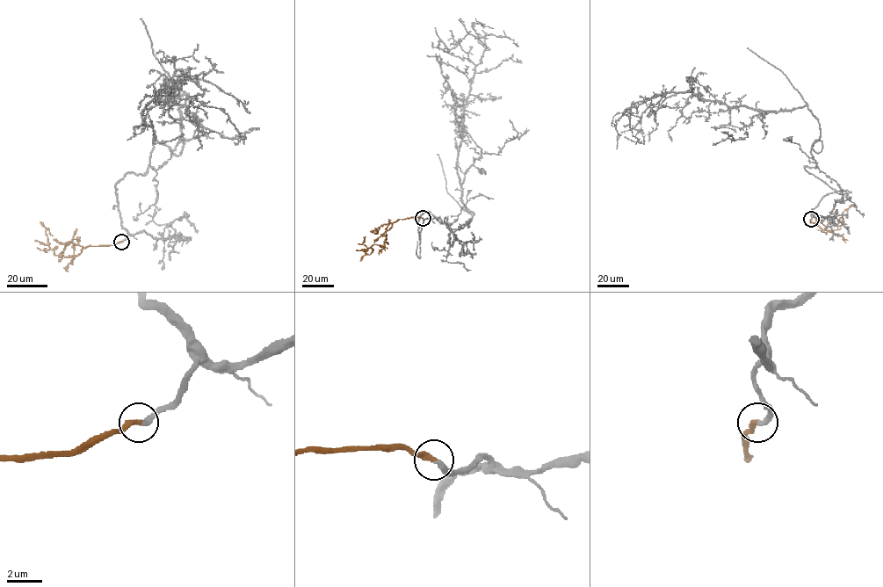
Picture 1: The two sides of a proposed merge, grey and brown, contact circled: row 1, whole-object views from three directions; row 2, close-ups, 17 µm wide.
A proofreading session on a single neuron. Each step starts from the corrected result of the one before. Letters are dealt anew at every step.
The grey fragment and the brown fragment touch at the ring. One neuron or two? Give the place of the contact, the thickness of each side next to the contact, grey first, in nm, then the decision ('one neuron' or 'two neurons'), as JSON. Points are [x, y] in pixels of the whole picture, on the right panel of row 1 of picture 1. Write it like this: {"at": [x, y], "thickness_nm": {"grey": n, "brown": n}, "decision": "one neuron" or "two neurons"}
{"at": [811, 219], "thickness_nm": {"grey": 280, "brown": 320}, "decision": "one neuron"}

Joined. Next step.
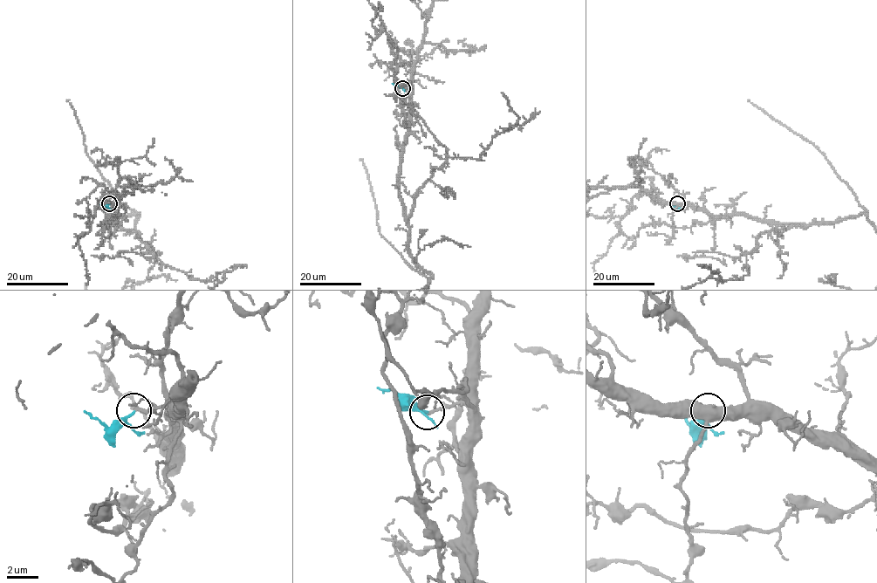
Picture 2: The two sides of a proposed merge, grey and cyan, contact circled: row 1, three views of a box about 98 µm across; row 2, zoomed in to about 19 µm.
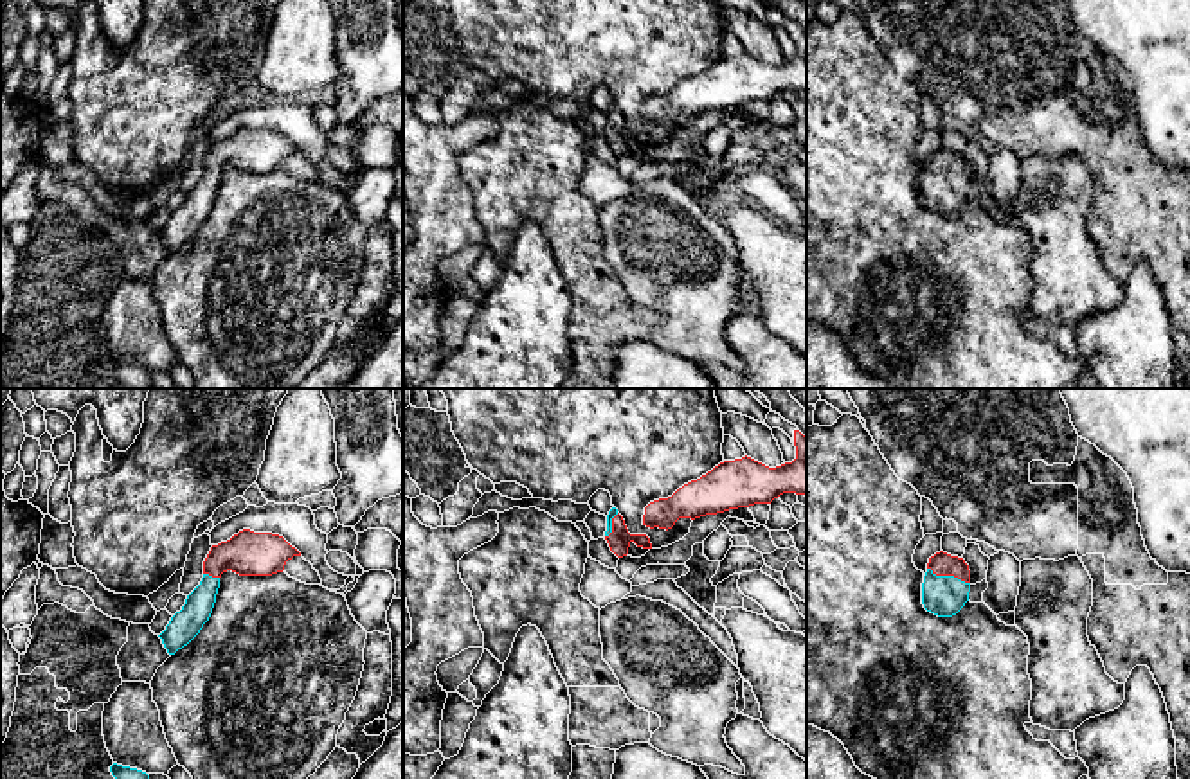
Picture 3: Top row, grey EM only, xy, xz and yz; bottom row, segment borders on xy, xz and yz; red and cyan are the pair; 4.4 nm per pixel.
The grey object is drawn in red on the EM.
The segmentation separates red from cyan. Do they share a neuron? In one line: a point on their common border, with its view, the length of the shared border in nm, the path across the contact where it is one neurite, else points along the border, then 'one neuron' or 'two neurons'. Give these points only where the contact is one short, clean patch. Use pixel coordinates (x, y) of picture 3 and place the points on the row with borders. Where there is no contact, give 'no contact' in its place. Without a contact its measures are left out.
meets red in yz at (949, 574); contact 200 nm long; runs through yz (942, 564), (949, 574), (944, 596); one neuron

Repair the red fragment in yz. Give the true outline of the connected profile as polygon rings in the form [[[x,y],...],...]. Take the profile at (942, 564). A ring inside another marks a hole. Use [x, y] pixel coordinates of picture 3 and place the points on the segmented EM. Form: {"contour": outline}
{"contour": [[[943,551],[929,558],[922,583],[922,604],[938,617],[956,615],[969,601],[970,570],[963,558]]]}

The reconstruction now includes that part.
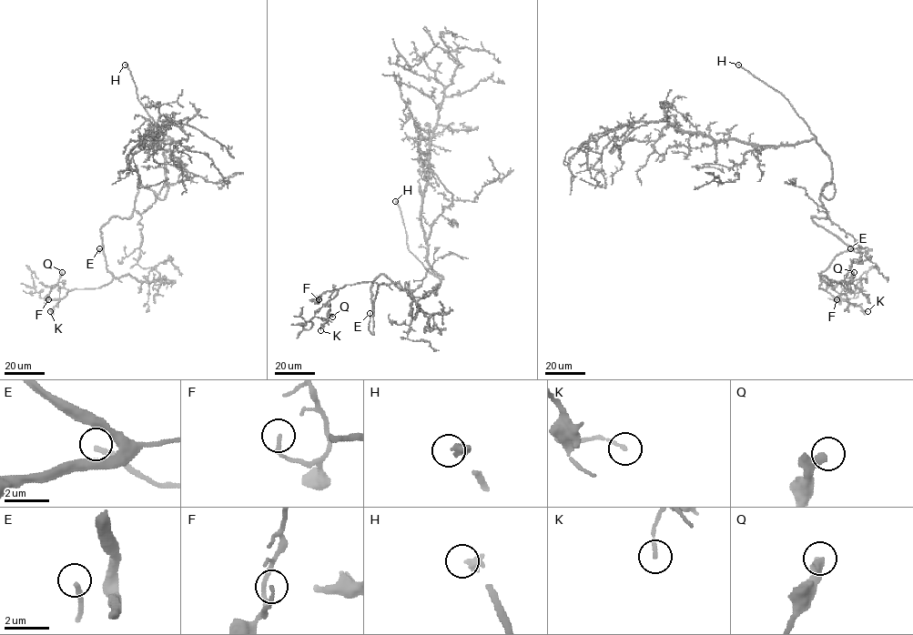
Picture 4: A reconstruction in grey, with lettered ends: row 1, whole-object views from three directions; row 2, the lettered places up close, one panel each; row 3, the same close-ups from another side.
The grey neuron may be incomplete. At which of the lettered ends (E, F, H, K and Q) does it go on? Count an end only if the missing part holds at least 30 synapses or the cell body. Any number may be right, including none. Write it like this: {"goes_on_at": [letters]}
{"goes_on_at": ["E", "H"]}

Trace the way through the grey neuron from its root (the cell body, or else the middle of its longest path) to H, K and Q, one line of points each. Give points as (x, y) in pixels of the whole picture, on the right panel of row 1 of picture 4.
H: (831, 161), (789, 102), (738, 65)
K: (831, 161), (826, 216), (811, 219), (852, 249), (819, 287), (867, 311)
Q: (831, 161), (826, 216), (811, 219), (852, 249), (819, 287), (836, 298), (854, 272)

